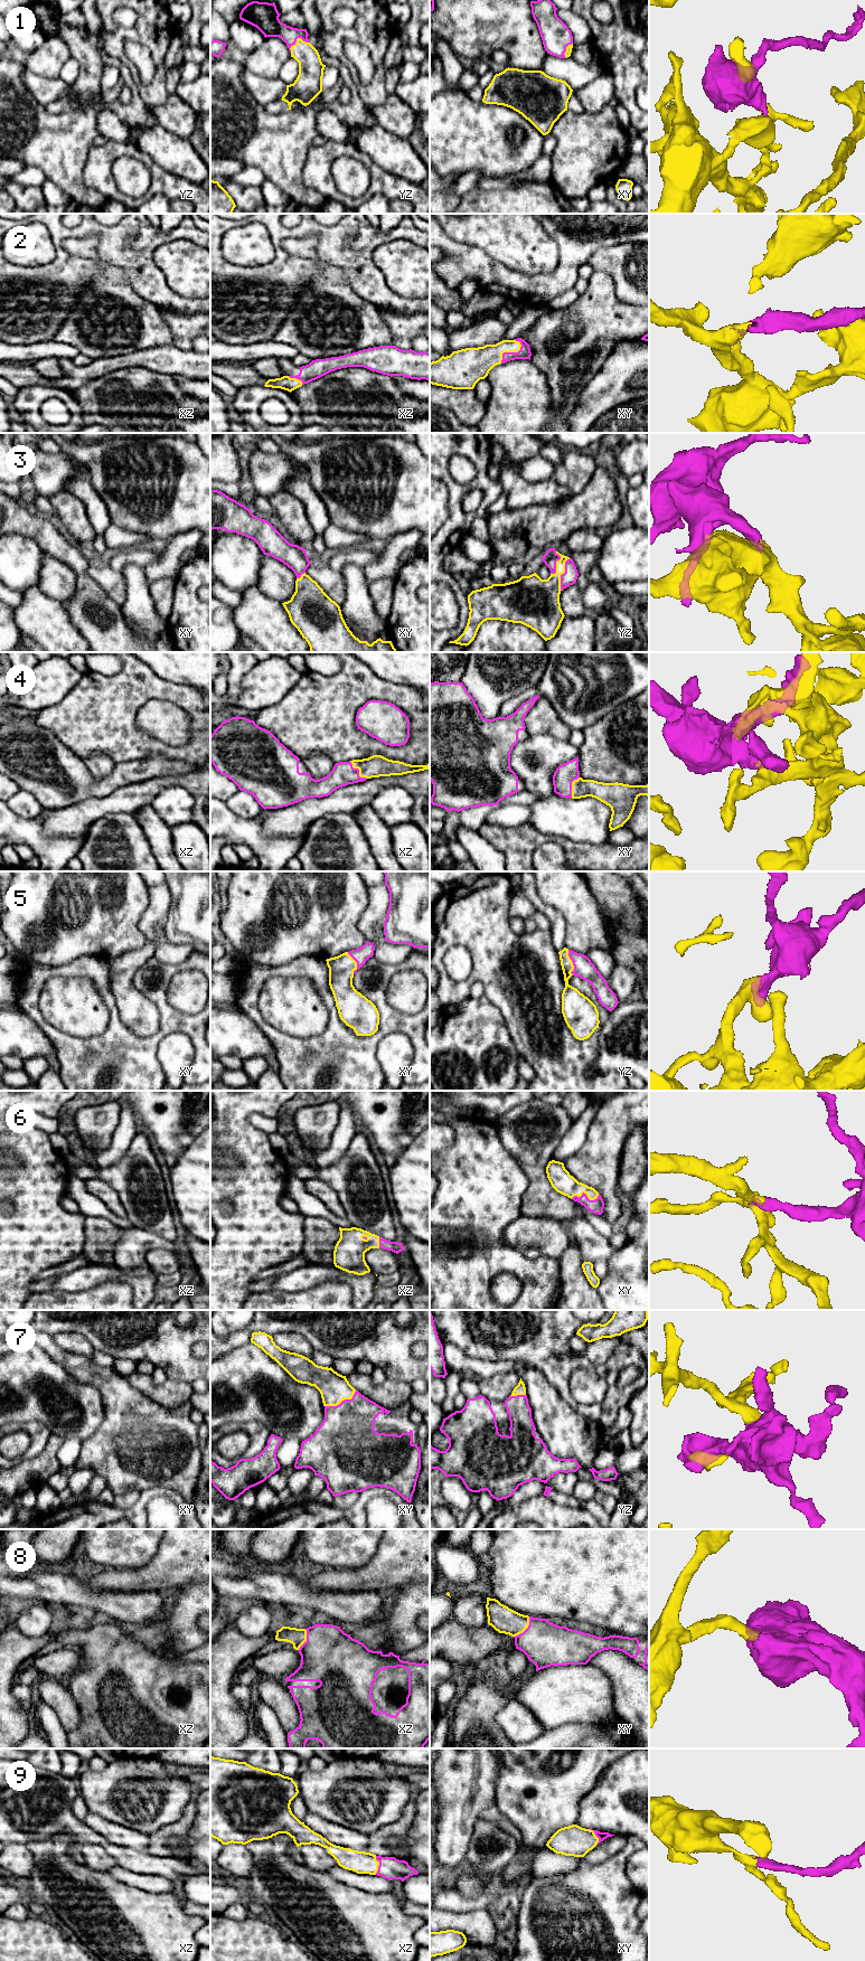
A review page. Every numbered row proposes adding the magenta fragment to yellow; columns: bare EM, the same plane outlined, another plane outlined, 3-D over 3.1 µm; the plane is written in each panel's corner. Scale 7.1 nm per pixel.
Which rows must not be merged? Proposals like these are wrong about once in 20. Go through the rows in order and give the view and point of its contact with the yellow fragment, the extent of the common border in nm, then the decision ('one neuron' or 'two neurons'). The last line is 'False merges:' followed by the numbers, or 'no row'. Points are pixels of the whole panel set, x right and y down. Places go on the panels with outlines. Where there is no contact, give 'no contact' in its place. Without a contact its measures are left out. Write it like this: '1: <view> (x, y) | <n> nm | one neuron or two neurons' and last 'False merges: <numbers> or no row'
1: yz (297, 40) | 150 nm | one neuron
2: xy (510, 351) | 220 nm | one neuron
3: yz (562, 573) | 240 nm | one neuron
4: xz (359, 771) | 180 nm | one neuron
5: yz (572, 962) | 190 nm | one neuron
6: xy (586, 1195) | 220 nm | one neuron
7: xy (341, 1401) | 260 nm | one neuron
8: xy (525, 1629) | 190 nm | one neuron
9: xz (378, 1865) | 140 nm | one neuron
False merges: no row

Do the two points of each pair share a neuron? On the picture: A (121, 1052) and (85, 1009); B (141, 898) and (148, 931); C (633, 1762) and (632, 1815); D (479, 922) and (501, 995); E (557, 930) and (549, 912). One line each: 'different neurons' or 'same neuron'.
A: different neurons
B: different neurons
C: same neuron
D: same neuron
E: same neuron

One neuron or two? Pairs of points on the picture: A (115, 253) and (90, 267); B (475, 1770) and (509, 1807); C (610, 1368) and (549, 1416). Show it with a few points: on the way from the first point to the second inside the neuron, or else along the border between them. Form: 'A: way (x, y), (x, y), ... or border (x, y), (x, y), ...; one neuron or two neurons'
A: way (95, 228), (66, 232), (58, 239), (64, 255); one neuron
B: border (499, 1764), (499, 1773), (495, 1781), (494, 1804); two neurons
C: border (549, 1383), (572, 1407), (588, 1419); two neurons

